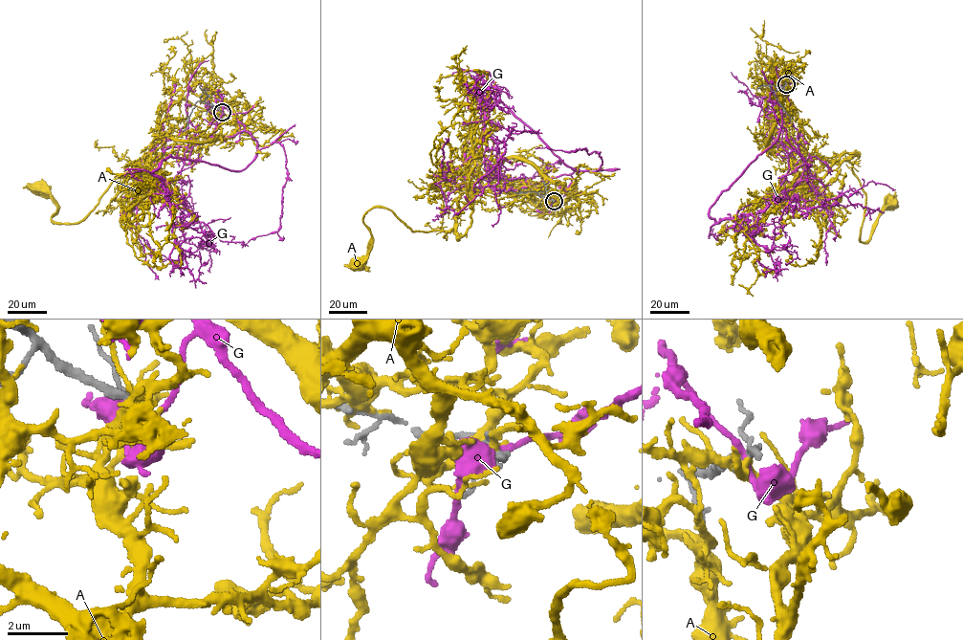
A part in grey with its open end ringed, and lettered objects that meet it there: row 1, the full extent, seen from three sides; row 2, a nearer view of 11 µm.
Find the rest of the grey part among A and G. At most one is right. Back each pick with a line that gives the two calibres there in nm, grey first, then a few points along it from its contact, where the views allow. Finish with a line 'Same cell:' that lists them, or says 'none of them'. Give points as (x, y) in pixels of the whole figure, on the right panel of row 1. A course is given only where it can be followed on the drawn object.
Same cell: none of them

